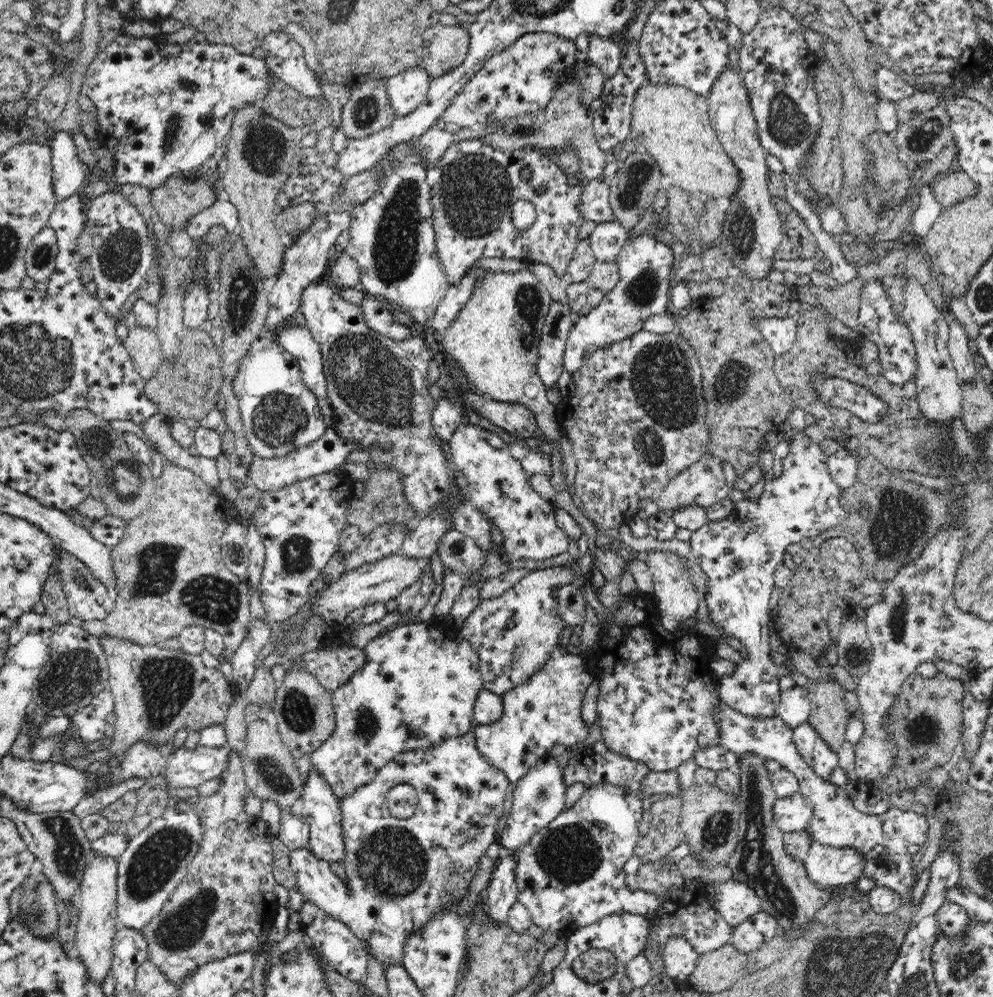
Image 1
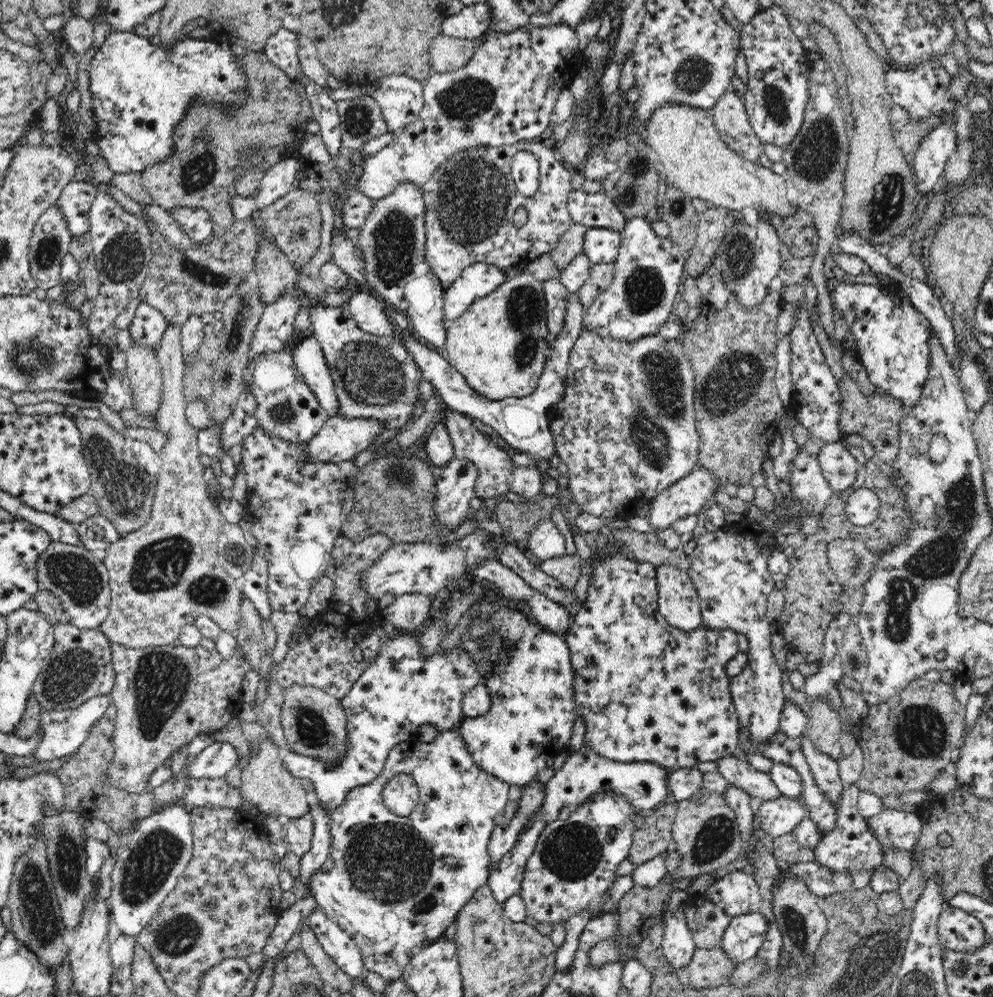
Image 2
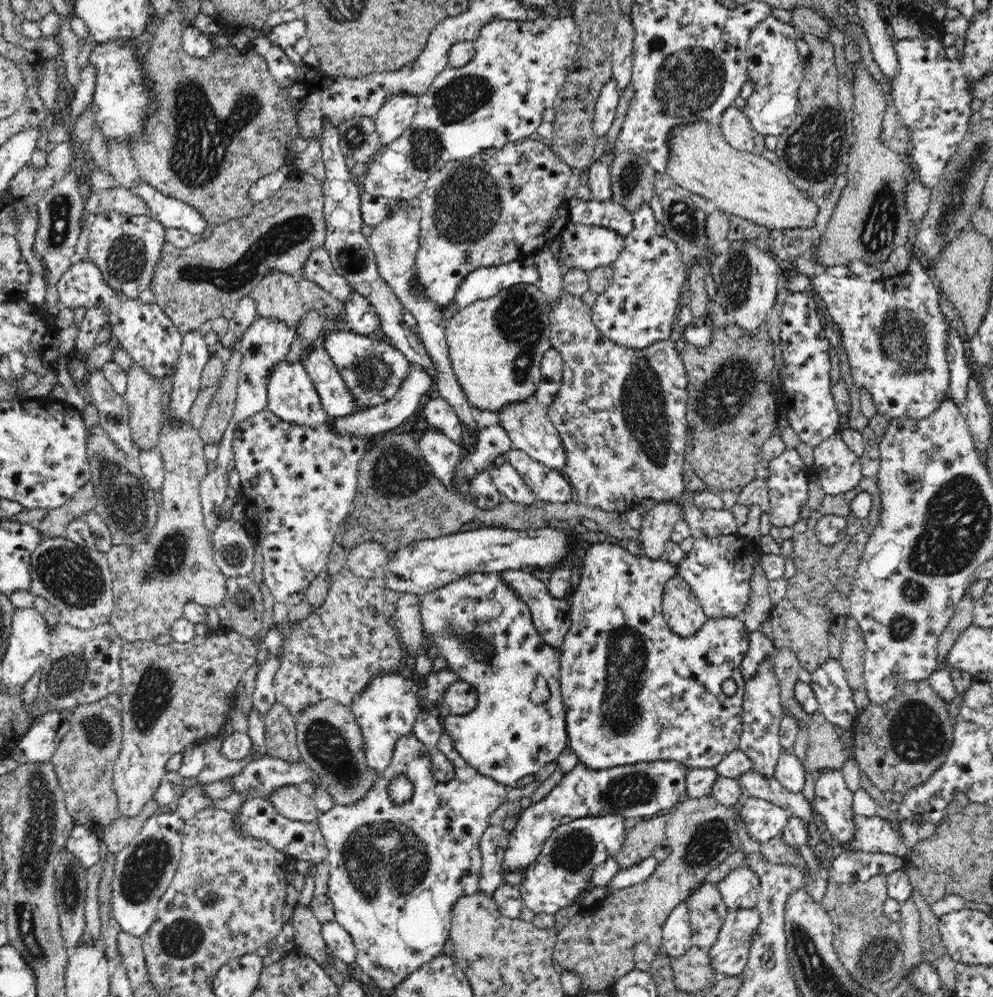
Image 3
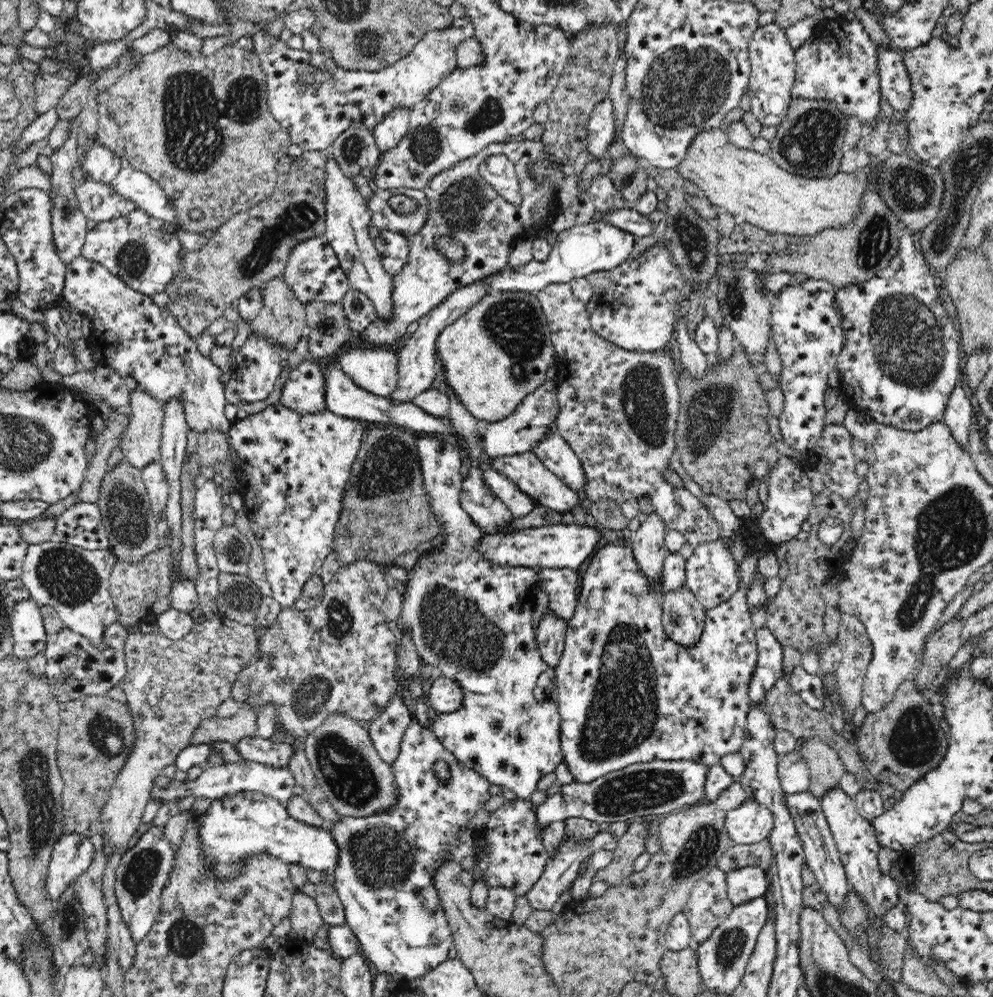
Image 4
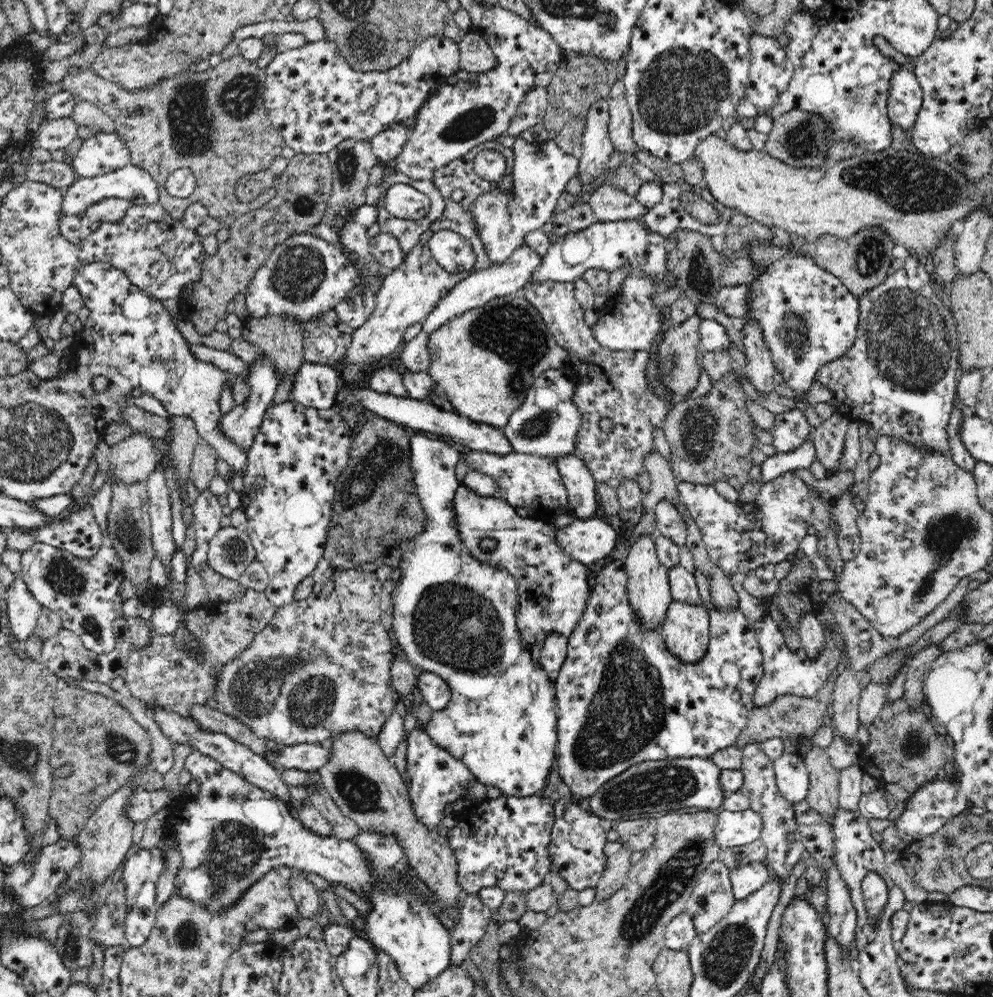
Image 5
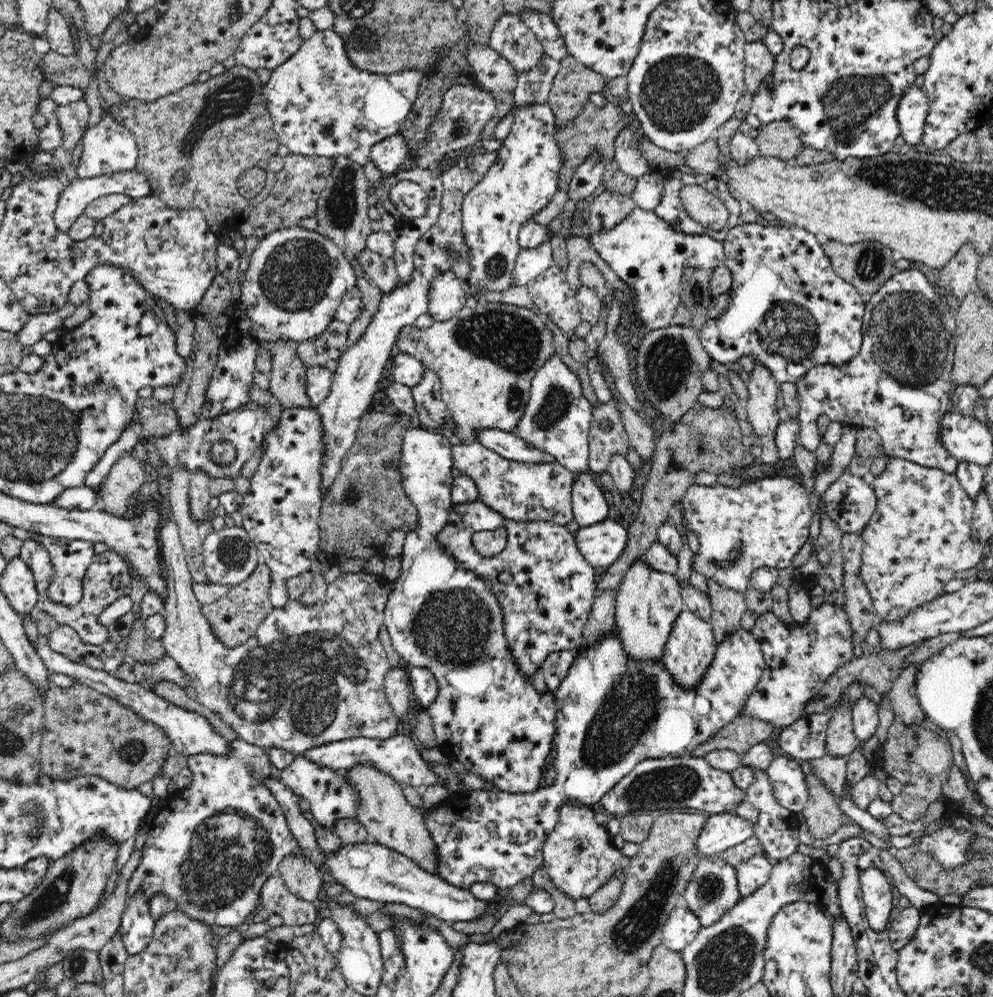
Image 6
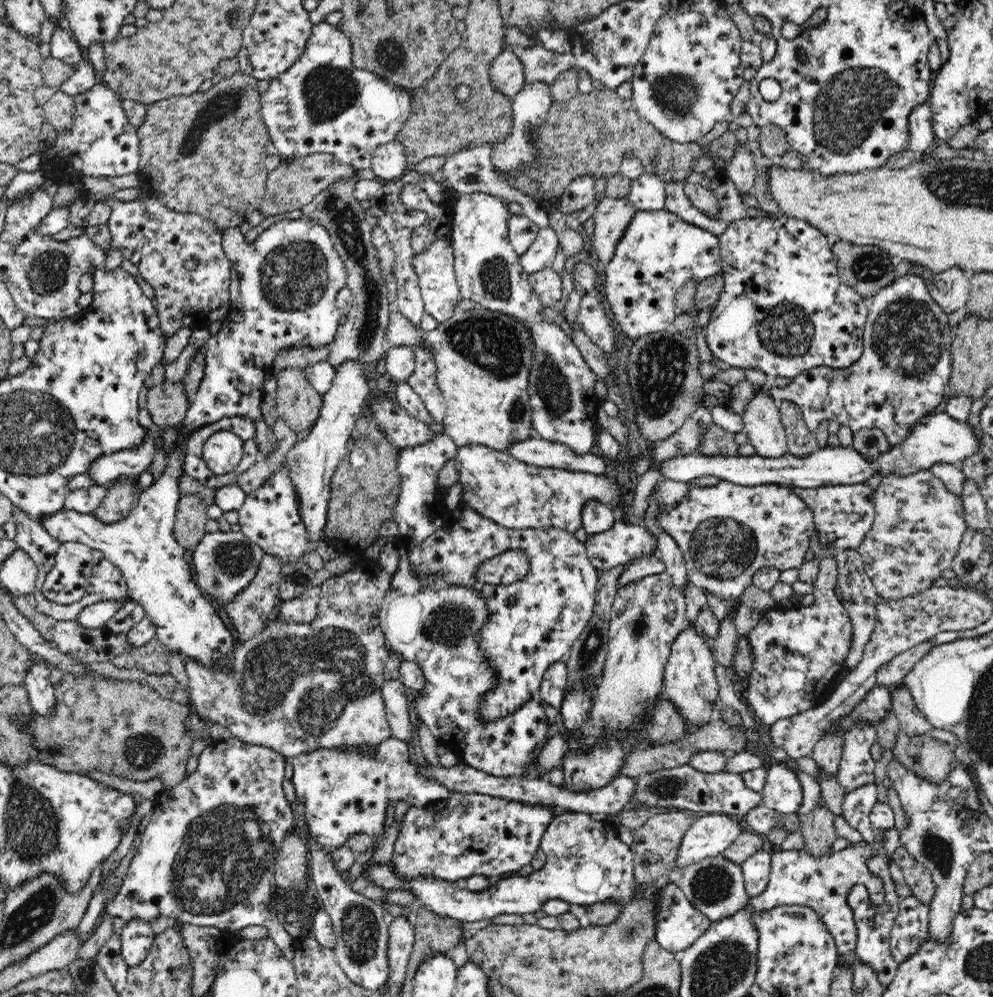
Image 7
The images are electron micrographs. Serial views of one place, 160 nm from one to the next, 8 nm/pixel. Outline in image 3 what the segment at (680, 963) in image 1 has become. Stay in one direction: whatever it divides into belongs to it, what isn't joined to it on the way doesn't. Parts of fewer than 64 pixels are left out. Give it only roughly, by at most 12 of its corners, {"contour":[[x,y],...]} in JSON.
{"contour":[[688,900],[672,910],[662,928],[672,959],[692,945]]}

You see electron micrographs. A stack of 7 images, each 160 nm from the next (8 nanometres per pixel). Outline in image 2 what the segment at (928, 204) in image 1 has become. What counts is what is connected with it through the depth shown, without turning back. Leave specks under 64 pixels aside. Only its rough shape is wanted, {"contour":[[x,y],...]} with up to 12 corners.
{"contour":[[944,121],[910,156],[915,185],[931,194],[956,149],[954,128]]}

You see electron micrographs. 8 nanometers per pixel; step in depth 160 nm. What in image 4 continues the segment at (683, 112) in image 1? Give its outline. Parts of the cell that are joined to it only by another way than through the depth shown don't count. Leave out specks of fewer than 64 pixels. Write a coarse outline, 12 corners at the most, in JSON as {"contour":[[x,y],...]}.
{"contour":[[702,130],[675,168],[714,207],[805,239],[852,222],[872,169],[796,176]]}

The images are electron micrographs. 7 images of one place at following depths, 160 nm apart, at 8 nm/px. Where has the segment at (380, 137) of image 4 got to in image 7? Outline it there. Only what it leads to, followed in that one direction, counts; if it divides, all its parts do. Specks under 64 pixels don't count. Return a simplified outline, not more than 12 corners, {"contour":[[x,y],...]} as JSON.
{"contour":[[398,140],[380,145],[371,160],[383,182],[409,169]]}

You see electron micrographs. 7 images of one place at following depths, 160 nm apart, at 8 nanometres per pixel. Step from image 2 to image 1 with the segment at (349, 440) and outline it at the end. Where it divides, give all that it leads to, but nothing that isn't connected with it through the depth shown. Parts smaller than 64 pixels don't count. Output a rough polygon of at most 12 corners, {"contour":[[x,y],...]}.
{"contour":[[328,428],[282,458],[255,457],[248,485],[275,491],[336,472],[357,444]]}

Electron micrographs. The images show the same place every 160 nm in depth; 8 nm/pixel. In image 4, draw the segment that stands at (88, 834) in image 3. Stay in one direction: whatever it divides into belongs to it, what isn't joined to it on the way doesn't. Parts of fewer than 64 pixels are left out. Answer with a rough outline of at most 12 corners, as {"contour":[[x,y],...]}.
{"contour":[[66,833],[54,845],[46,895],[54,902],[92,864],[90,837]]}

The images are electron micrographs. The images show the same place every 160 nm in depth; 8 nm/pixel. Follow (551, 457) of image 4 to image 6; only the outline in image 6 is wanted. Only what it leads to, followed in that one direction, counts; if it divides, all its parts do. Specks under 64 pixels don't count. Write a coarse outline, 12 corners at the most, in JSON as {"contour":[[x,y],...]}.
{"contour":[[590,471],[574,474],[573,518],[592,526],[610,508]]}

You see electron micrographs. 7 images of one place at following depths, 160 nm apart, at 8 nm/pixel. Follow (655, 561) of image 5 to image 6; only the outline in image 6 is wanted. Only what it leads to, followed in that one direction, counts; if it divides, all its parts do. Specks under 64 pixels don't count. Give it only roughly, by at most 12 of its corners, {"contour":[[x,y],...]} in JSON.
{"contour":[[638,556],[620,583],[625,652],[661,658],[684,608],[678,579]]}

